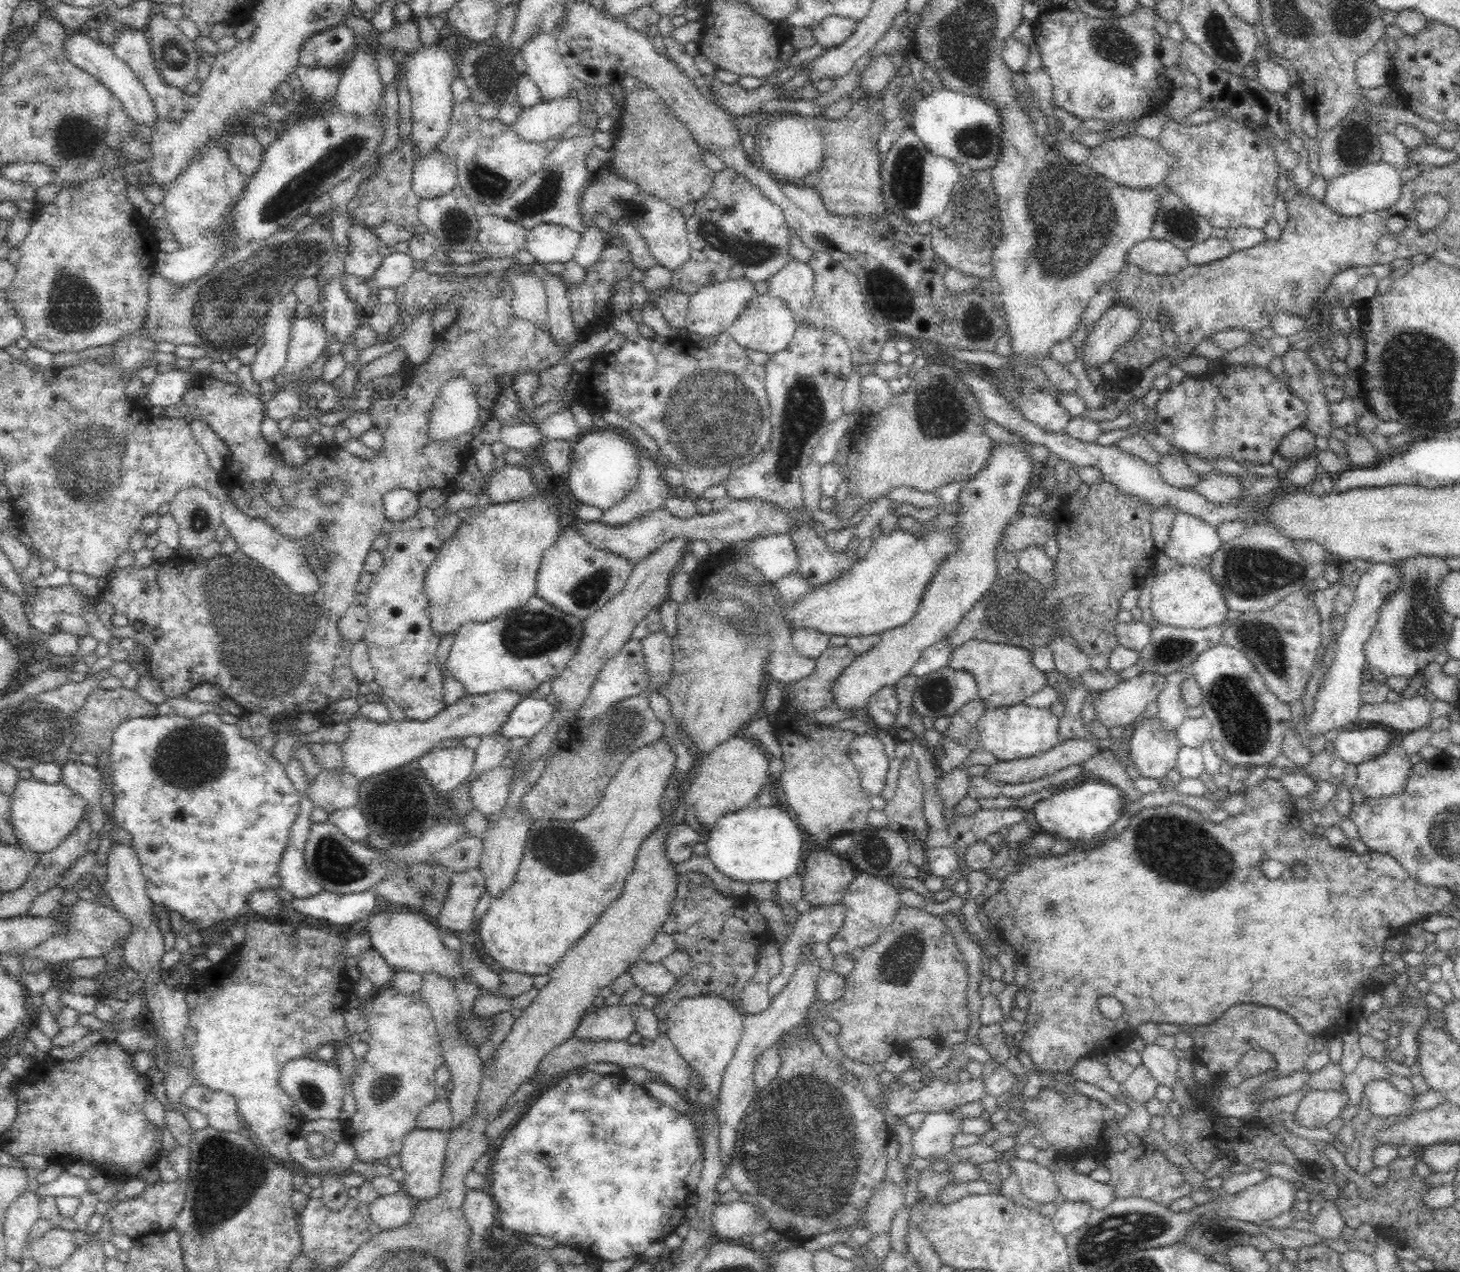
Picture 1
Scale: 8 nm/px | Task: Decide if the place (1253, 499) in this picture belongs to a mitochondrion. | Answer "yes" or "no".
no

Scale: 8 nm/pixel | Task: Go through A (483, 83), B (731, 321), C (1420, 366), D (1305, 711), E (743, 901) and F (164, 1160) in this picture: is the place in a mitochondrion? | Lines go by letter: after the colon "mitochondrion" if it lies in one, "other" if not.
A: mitochondrion
B: other
C: mitochondrion
D: other
E: other
F: other

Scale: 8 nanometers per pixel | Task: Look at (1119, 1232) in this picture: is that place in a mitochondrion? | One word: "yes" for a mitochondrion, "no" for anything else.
yes

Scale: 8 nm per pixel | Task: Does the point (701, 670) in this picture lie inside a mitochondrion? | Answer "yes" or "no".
no

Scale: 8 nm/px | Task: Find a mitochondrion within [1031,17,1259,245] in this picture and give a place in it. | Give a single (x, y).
(1113, 44)

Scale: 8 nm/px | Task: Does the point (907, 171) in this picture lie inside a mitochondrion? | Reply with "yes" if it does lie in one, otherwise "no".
yes

